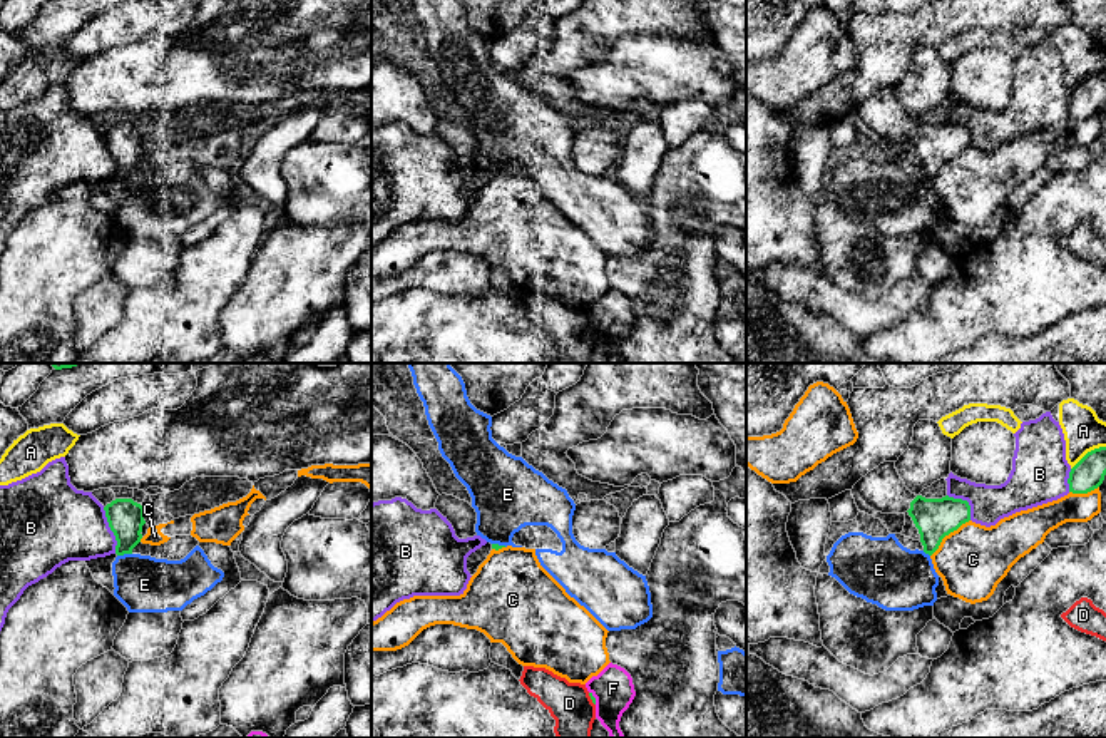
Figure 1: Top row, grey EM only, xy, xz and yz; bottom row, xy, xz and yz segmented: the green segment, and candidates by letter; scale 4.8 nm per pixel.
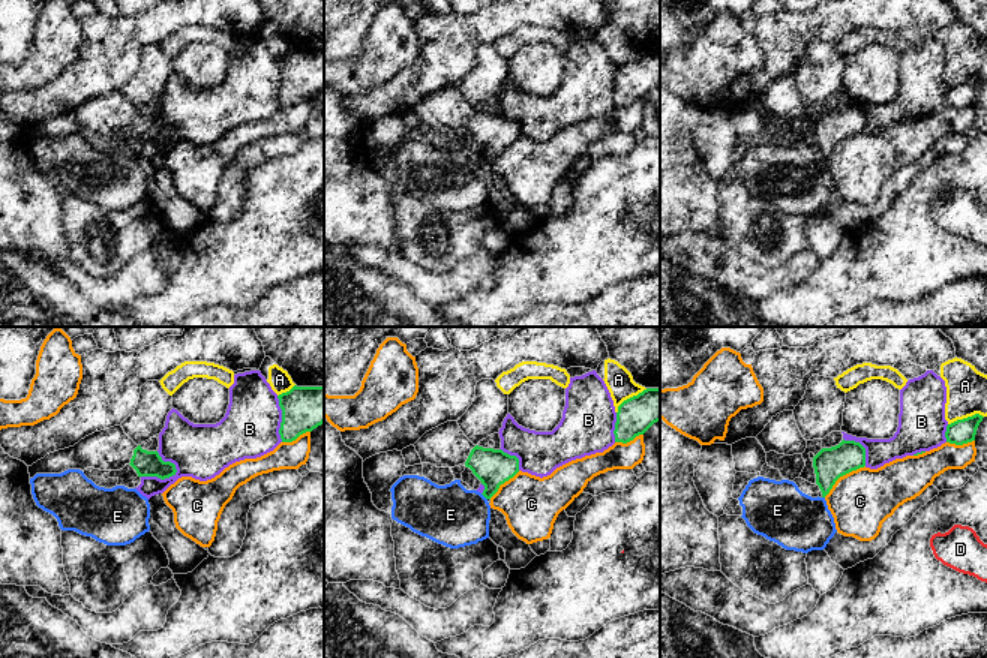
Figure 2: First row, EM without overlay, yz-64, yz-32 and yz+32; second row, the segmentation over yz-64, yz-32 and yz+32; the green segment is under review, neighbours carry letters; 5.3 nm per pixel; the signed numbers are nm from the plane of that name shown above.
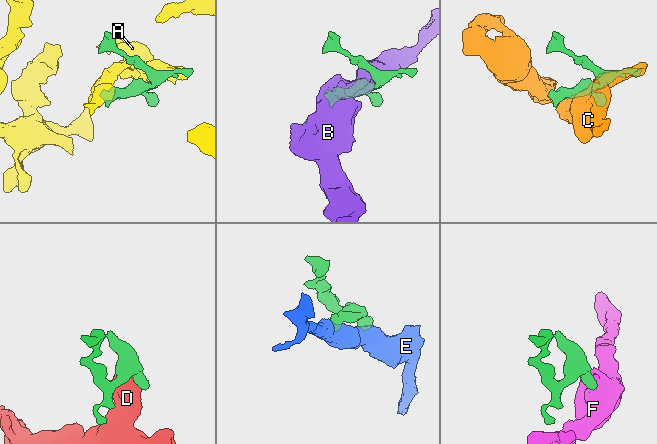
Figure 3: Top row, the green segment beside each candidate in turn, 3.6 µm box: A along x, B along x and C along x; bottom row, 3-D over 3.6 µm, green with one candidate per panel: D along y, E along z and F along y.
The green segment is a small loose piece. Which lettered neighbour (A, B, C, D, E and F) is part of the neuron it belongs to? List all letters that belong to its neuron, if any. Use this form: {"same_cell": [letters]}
{"same_cell": []}

